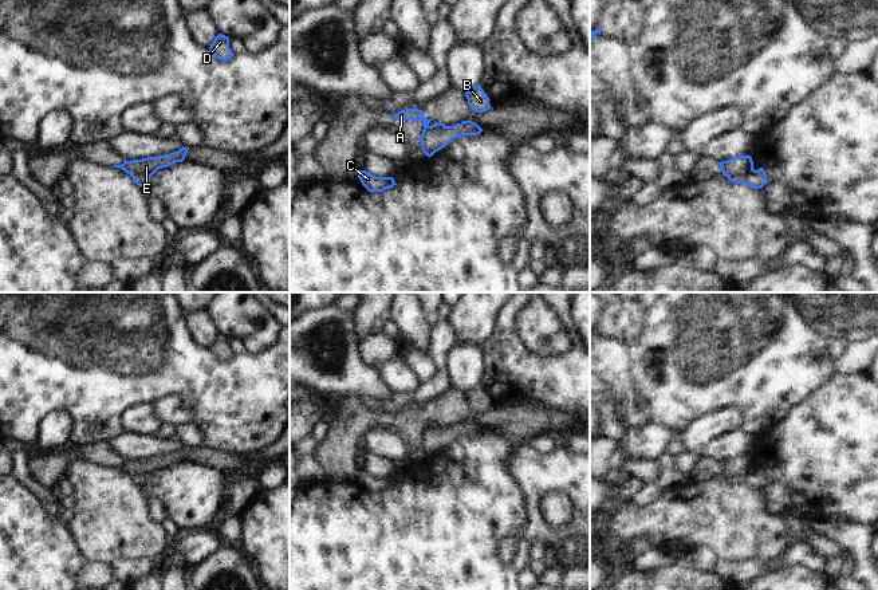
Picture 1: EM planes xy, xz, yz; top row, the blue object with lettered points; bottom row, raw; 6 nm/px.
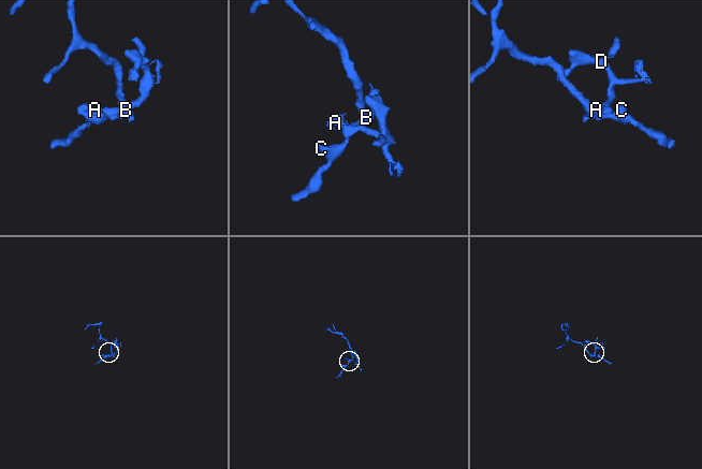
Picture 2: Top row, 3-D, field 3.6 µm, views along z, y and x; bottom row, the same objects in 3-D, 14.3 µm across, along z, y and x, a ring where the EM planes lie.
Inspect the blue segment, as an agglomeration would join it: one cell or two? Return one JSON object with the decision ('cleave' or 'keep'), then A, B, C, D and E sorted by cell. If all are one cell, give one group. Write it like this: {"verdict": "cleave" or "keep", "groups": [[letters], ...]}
{"verdict": "cleave", "groups": [["A"], ["B", "C", "D", "E"]]}

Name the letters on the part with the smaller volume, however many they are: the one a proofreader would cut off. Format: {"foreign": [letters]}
{"foreign": ["A"]}

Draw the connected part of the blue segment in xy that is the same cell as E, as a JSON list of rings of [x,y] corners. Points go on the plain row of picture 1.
[[[181,448],[178,452],[164,455],[160,457],[147,457],[142,460],[123,461],[122,471],[133,477],[133,481],[143,487],[150,477],[162,468],[168,468],[176,463],[182,463],[189,449]]]

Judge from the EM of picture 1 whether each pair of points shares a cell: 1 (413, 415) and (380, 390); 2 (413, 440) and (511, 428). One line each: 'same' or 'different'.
1: different
2: same

